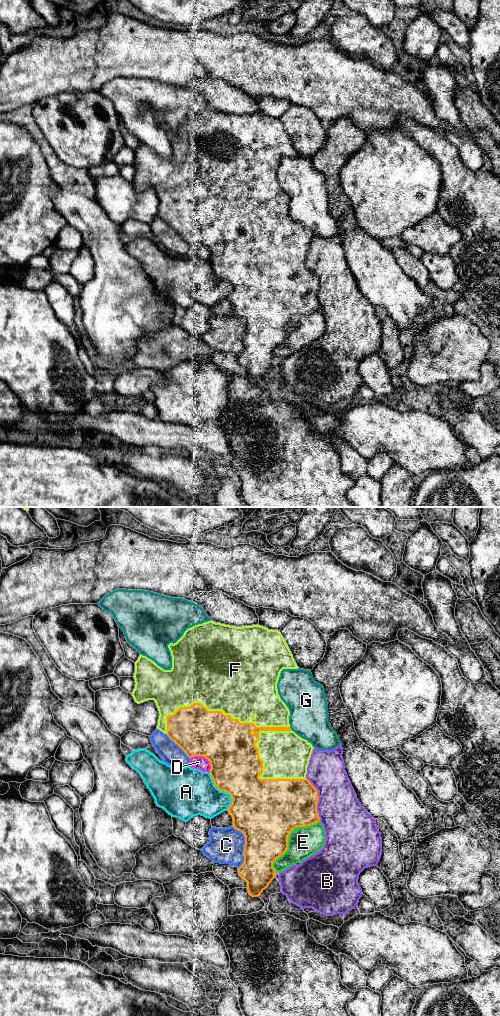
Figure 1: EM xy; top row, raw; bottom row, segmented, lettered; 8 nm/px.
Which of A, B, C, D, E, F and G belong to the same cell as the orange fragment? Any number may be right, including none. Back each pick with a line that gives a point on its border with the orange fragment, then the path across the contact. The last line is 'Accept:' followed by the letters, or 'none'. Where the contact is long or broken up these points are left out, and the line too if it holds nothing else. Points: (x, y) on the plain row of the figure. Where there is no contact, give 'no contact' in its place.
F: meets orange in xy at (228, 203)
Accept: F

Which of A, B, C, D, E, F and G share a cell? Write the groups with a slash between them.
A / B / C / D / E / F / G

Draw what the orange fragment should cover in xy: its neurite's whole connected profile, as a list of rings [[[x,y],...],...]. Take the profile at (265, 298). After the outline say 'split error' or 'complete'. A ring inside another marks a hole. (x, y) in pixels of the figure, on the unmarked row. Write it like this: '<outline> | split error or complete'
[[[213,109],[204,110],[188,116],[183,124],[176,131],[170,131],[168,136],[172,144],[172,156],[170,158],[164,158],[154,149],[140,142],[138,148],[135,150],[135,161],[133,165],[136,172],[131,182],[138,192],[148,188],[155,189],[160,202],[157,217],[166,222],[189,246],[203,244],[208,247],[211,253],[209,261],[214,273],[220,279],[227,280],[231,283],[233,288],[227,299],[233,306],[233,315],[242,320],[245,324],[243,339],[244,350],[238,356],[238,361],[239,364],[247,370],[249,383],[258,385],[275,366],[276,359],[273,356],[273,350],[287,339],[290,320],[294,316],[310,314],[320,309],[317,299],[317,291],[319,288],[318,279],[306,266],[307,255],[314,235],[307,228],[301,226],[291,218],[289,212],[290,199],[281,188],[277,177],[281,159],[283,157],[298,157],[299,155],[280,119],[269,118],[258,112],[235,115]]] | split error

